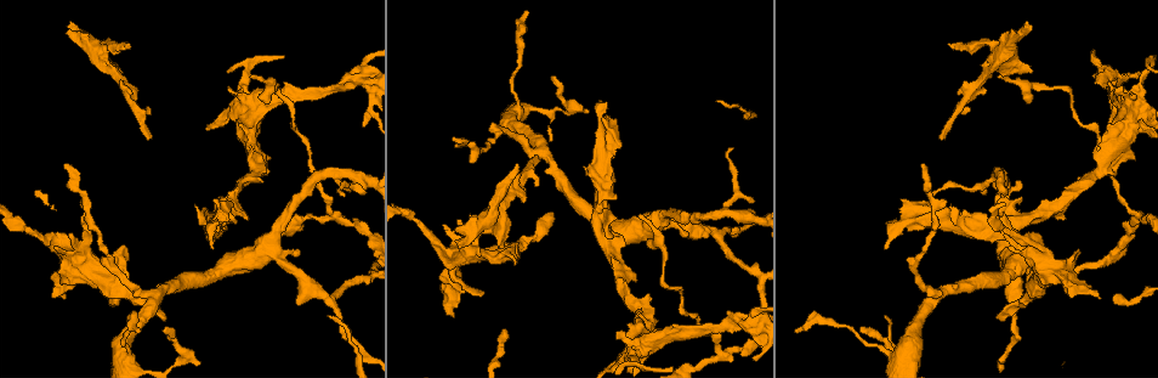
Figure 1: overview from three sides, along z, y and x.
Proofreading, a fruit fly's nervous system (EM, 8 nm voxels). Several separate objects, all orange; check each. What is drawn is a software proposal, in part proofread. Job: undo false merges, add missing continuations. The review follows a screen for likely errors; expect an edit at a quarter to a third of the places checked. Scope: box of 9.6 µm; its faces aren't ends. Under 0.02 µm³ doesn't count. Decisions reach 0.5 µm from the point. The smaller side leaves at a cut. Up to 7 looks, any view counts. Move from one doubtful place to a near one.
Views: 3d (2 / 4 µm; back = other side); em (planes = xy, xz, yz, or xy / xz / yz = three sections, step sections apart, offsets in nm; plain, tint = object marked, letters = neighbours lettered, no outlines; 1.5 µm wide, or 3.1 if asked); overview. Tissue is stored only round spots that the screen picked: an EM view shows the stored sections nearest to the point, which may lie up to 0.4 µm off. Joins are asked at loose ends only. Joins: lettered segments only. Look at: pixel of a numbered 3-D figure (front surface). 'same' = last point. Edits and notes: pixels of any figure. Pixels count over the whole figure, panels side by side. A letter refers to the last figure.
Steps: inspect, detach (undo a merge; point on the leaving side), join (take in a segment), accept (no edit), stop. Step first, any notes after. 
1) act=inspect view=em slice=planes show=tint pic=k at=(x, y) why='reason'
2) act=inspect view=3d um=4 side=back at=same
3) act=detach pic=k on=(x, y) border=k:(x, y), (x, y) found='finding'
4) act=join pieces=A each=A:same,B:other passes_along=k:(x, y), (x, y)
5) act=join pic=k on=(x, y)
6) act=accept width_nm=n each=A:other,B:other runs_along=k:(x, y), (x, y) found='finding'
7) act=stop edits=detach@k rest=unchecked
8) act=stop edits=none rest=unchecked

act=inspect view=3d um=2 pic=1 at=(137, 300) why='calibre changes'

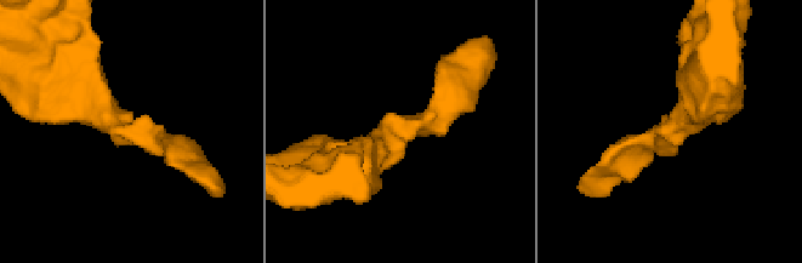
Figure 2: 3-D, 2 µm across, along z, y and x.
act=inspect view=em slice=yz step=4 show=tint pic=2 at=(124, 127) why='now the EM'

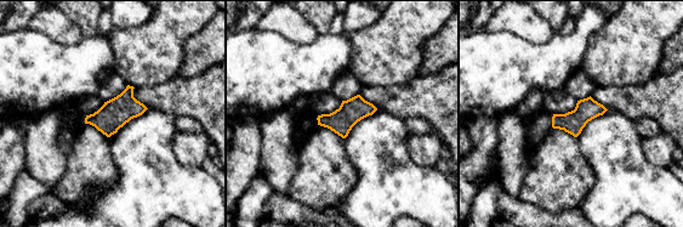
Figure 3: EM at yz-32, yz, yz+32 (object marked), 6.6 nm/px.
act=inspect view=em slice=planes show=letters at=same

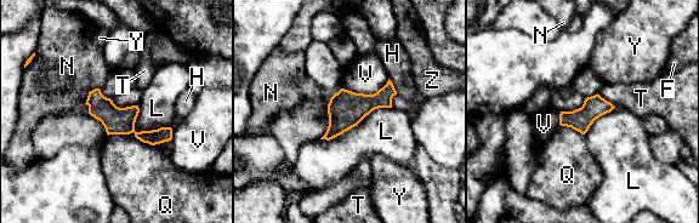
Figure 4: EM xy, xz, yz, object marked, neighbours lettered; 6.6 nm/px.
act=accept width_nm=150 each=F:other,H:other,L:other,N:other,Q:other,T:other,V:other,Y:other,Z:other border=4:(171, 129), (158, 127), (128, 135) found='one cell here'

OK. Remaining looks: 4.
act=inspect view=3d um=2 pic=1 at=(950, 44) why='free end'

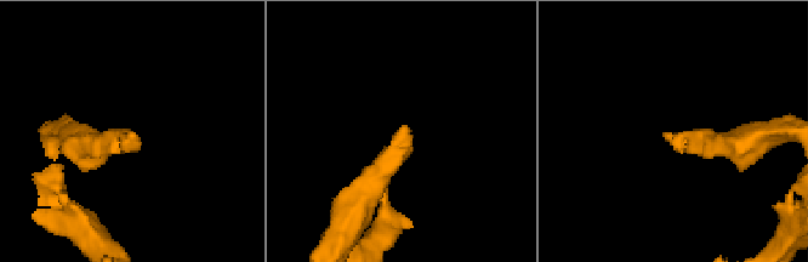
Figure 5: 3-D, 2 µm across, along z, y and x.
act=inspect view=em slice=yz step=8 show=tint pic=5 at=(404, 125) why='now the EM'

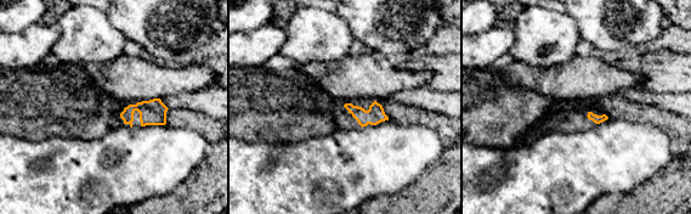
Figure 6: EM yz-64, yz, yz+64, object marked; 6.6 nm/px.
act=inspect view=em slice=planes show=letters at=same

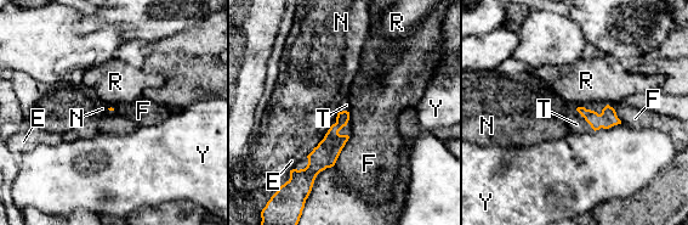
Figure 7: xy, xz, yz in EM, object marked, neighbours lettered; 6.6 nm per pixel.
act=join pieces=T each=E:other,F:other,N:other,R:other,T:same,Y:other found='it goes on there'

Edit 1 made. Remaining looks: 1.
act=inspect view=em slice=planes show=letters pic=1 at=(459, 242) why='an open end'

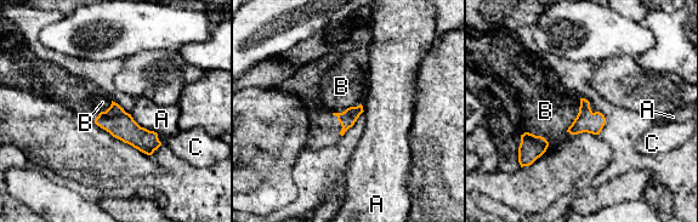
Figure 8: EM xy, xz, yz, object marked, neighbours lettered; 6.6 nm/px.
act=join pieces=B each=A:other,B:same,C:other found='it goes on there'

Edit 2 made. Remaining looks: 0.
act=stop edits=join@7,join@8 rest=unchecked

